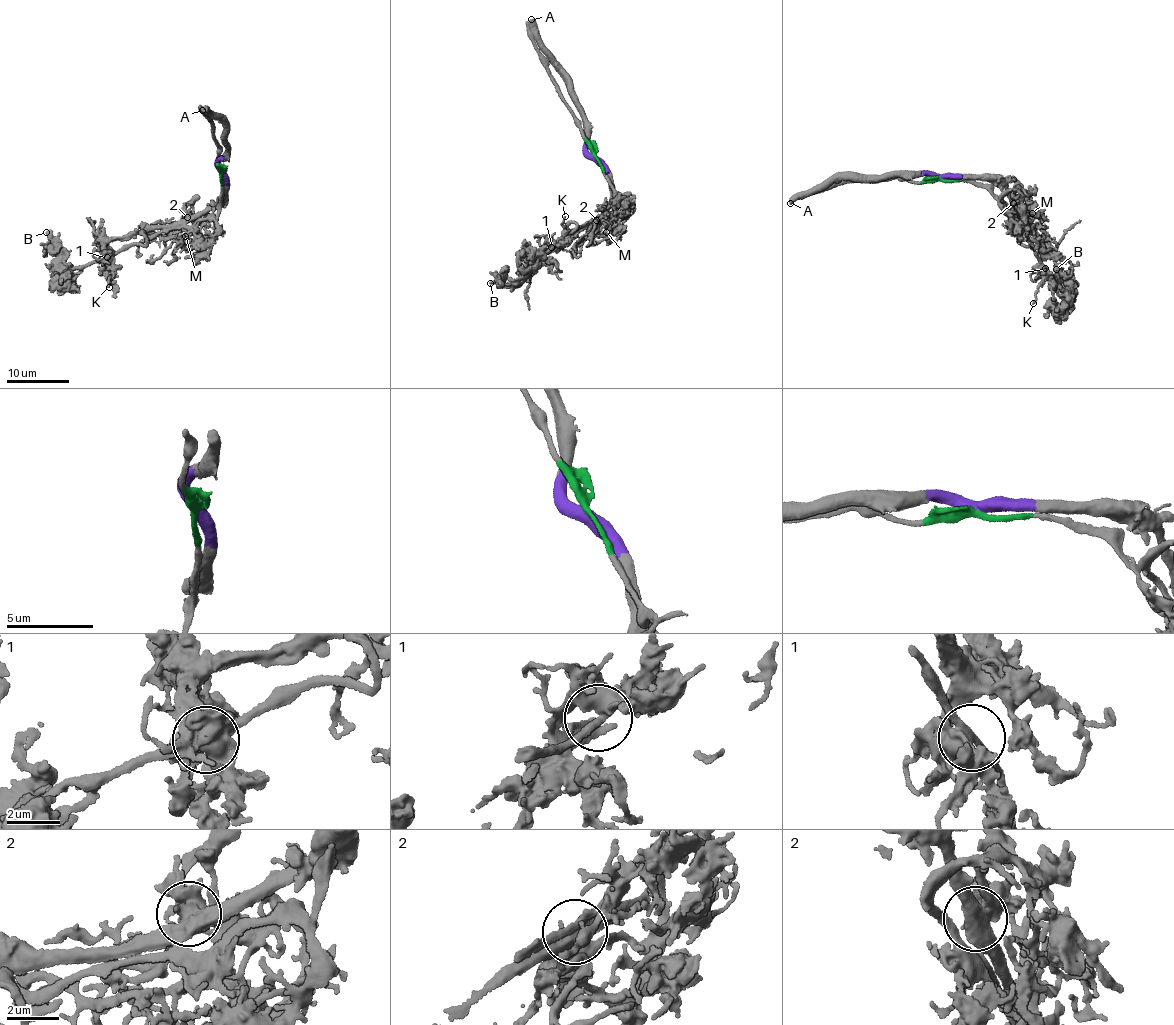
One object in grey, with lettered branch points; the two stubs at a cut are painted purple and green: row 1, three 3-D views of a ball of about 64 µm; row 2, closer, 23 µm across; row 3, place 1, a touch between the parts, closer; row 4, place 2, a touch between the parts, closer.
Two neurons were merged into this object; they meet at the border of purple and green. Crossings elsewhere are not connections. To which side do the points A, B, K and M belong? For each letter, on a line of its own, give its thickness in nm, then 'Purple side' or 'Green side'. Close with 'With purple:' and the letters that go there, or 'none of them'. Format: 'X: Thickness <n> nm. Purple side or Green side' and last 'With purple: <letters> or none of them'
A: Thickness 480 nm. Purple side
B: Thickness 440 nm. Green side
K: Thickness 140 nm. Purple side
M: Thickness 170 nm. Green side
With purple: A, K

